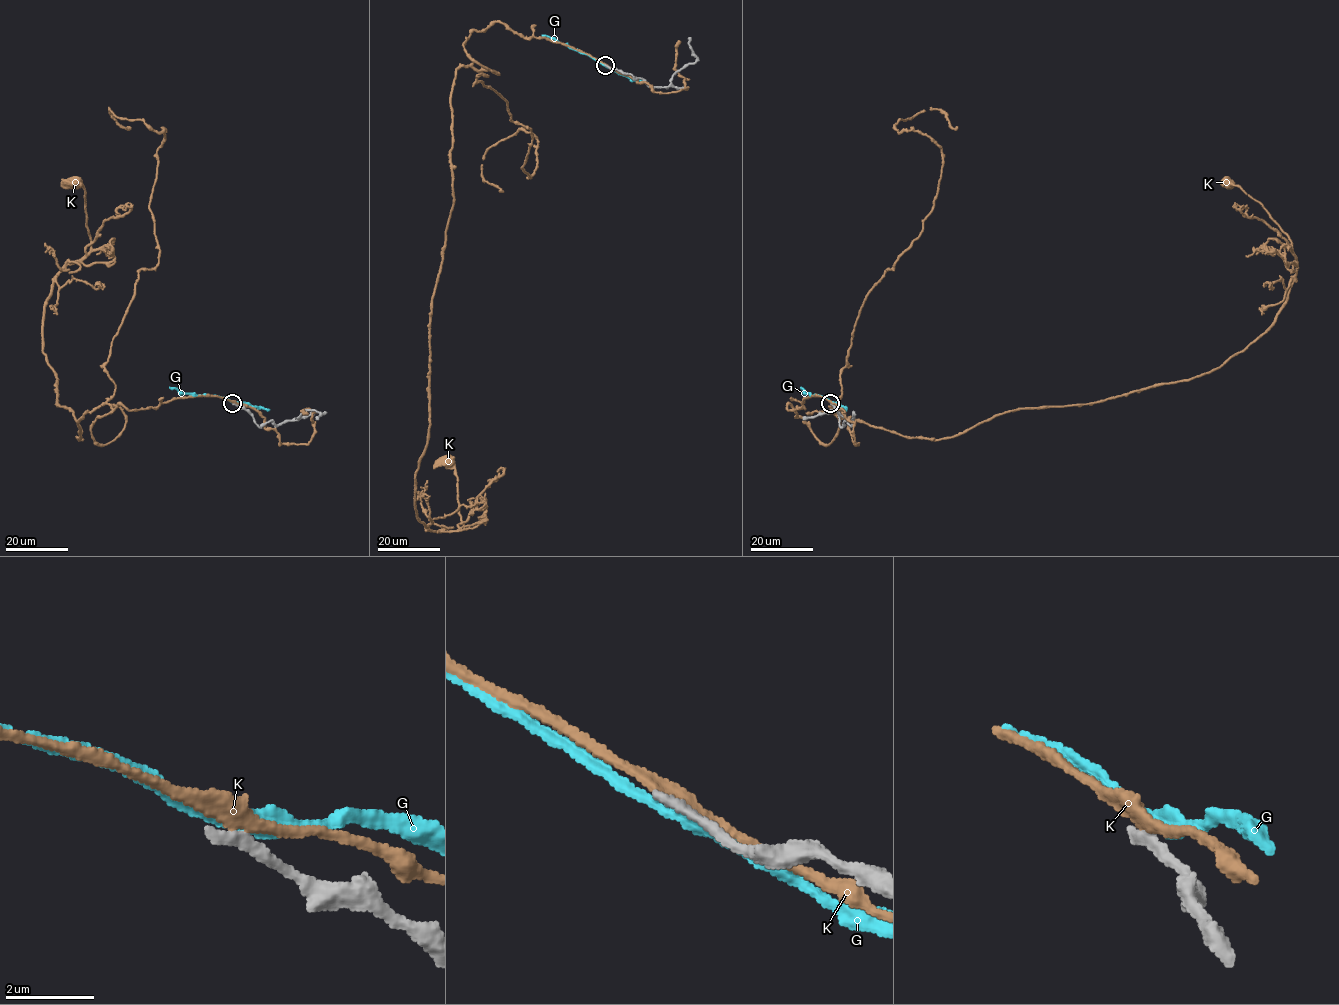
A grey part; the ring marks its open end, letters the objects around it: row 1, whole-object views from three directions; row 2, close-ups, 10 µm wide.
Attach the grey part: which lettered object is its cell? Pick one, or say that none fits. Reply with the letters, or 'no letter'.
no letter

